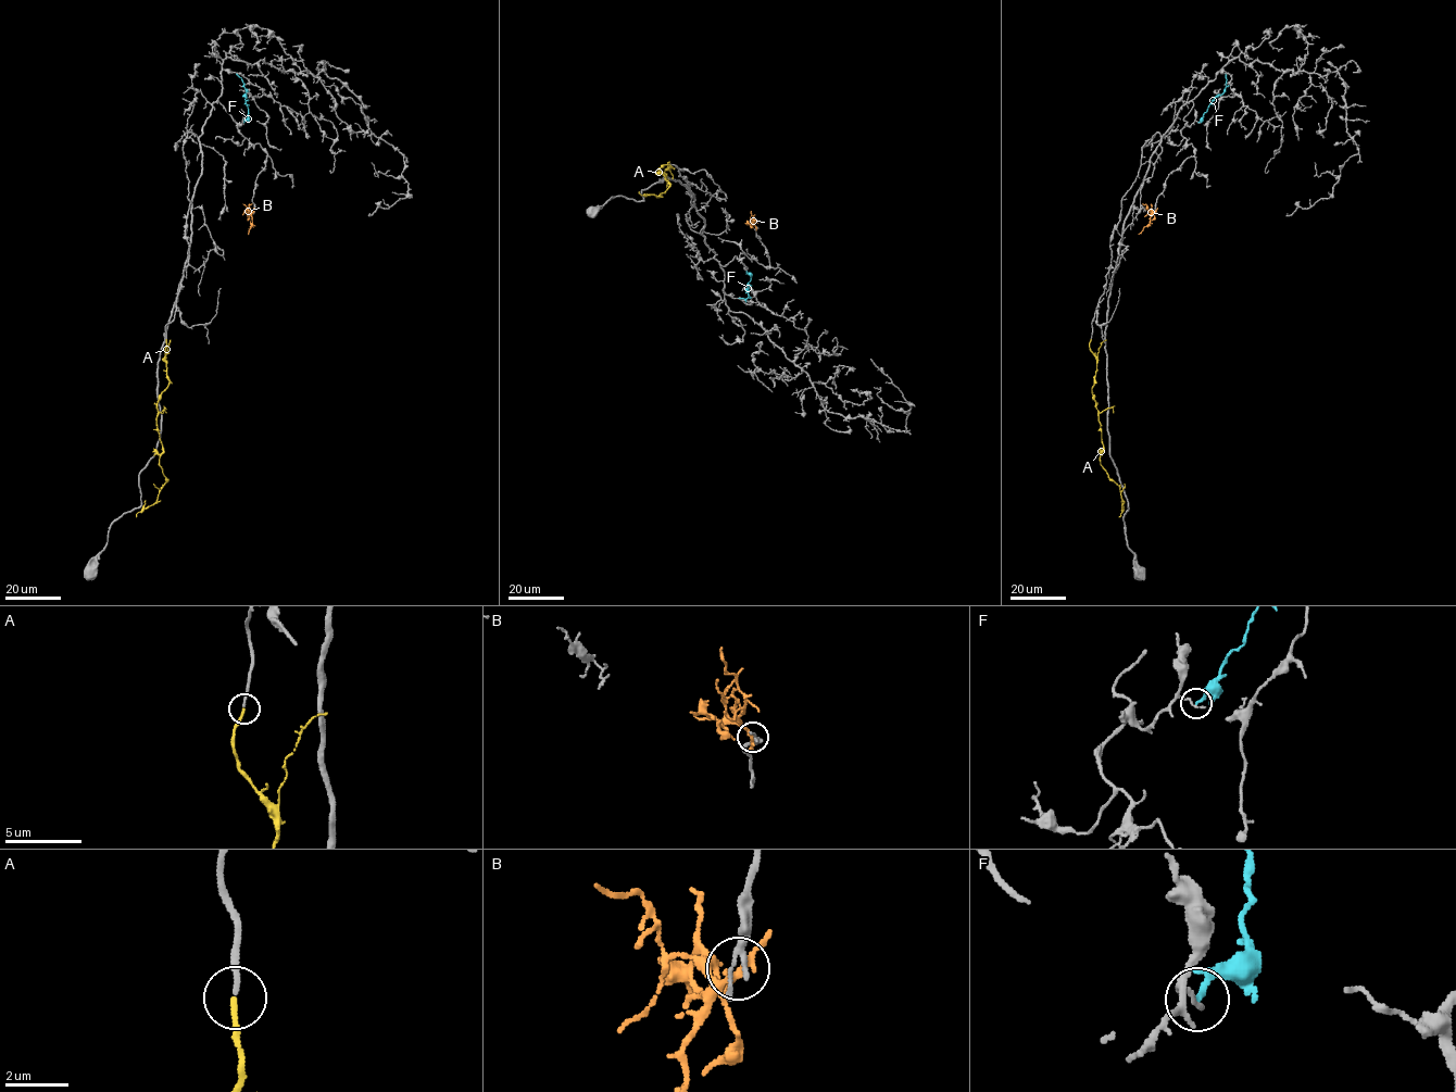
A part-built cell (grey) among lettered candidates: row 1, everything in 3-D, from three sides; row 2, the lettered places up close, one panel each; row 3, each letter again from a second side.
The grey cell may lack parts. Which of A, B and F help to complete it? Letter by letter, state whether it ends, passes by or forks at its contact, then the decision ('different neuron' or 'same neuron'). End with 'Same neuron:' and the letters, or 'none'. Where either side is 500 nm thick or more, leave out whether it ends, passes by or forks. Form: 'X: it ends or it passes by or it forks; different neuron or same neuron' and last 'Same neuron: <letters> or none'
A: it ends; same neuron
B: it passes by; different neuron
F: it passes by; different neuron
Same neuron: A

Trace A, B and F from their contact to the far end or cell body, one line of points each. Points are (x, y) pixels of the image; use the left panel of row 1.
A: (166, 339), (168, 385), (157, 403), (157, 423), (162, 446), (159, 465), (167, 480), (155, 502), (137, 516)
B: (253, 211), (248, 234)
F: (243, 122), (248, 117), (246, 91), (236, 74)

